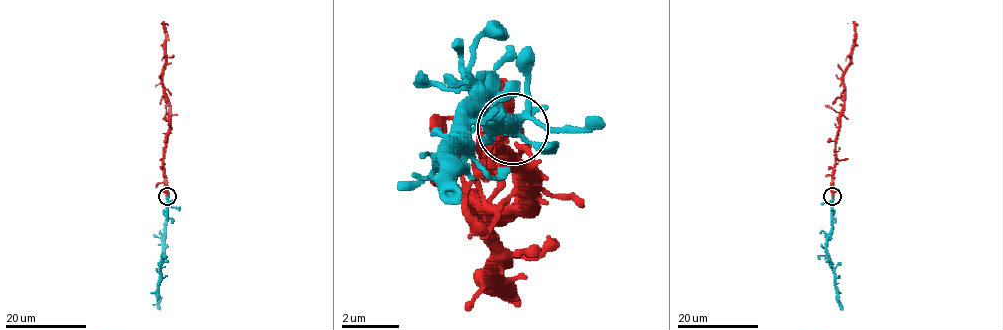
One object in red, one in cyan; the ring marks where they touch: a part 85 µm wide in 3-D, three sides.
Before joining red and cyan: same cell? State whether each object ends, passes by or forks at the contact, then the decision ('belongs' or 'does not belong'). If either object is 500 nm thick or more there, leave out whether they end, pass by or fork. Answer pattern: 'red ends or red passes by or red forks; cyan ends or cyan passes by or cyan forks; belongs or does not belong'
red passes by; cyan ends; belongs

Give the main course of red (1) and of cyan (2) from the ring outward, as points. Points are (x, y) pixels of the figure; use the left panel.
1: (167, 195), (164, 148), (169, 128), (169, 105), (162, 81), (165, 38), (161, 23)
2: (167, 195), (160, 309)

